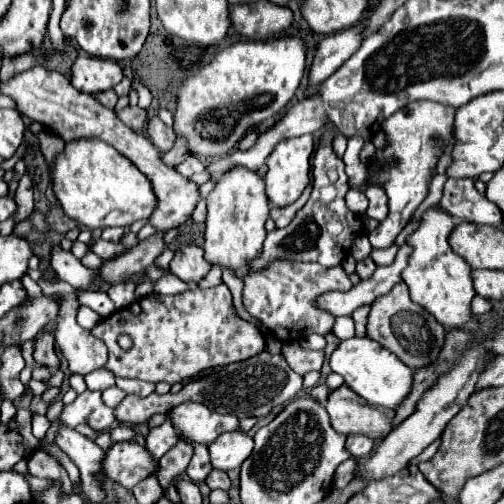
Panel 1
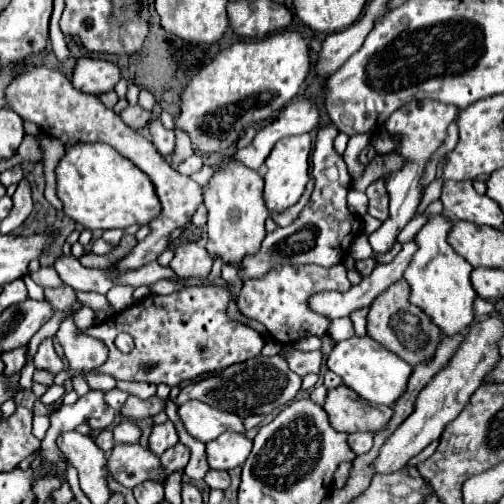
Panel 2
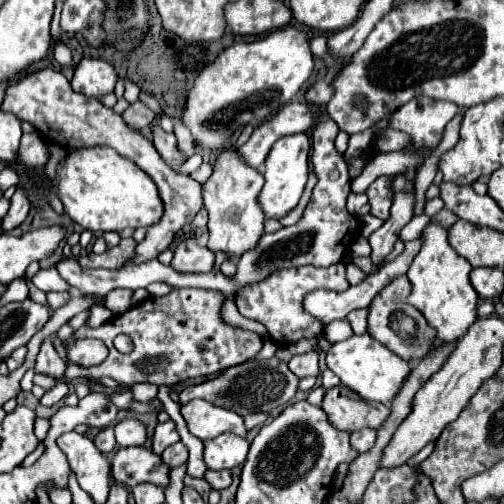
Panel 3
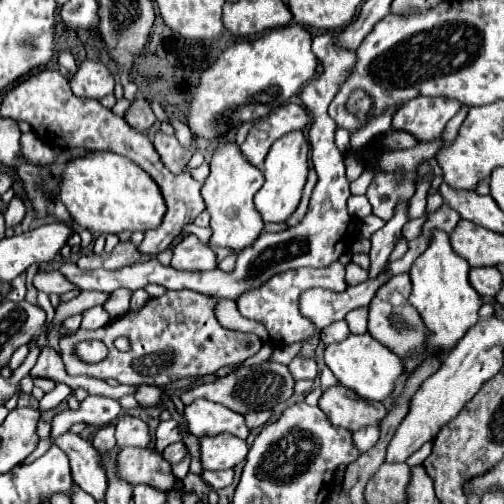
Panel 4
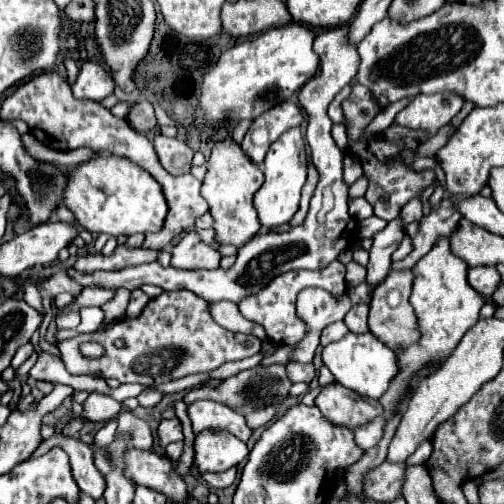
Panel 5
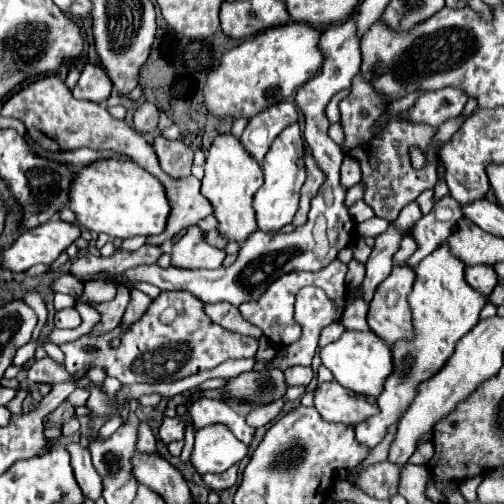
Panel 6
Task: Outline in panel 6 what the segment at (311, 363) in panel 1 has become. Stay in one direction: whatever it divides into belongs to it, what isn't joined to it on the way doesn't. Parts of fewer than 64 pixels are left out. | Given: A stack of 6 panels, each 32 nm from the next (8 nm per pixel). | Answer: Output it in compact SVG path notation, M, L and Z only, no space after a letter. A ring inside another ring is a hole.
M292 366L292 368L288 368L284 374L286 374L288 386L298 386L298 384L308 386L310 380L314 378L314 372L312 372L310 366Z

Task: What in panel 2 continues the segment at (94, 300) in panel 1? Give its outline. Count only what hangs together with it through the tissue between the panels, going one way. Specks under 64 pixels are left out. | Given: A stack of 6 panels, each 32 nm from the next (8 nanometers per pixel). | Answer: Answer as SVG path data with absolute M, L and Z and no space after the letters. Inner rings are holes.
M76 291L76 297L81 301L83 305L90 307L93 310L111 310L111 305L109 304L105 295L98 293L86 293L81 291Z

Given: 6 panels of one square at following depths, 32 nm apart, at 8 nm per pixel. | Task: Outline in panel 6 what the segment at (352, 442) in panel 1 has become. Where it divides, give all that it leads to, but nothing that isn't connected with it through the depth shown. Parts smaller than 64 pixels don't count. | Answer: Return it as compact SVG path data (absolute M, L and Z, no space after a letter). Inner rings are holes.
M446 242L440 244L430 256L420 260L420 264L414 268L416 280L414 290L408 296L408 302L412 308L416 338L410 342L402 340L392 348L394 372L386 380L384 392L378 396L380 412L356 426L356 440L362 446L372 448L384 438L388 426L400 420L400 416L416 396L418 384L436 374L446 364L446 360L452 356L456 348L456 342L480 320L478 314L488 300L480 292L470 288L470 284L464 280L464 270L466 266L462 264L462 260L450 254Z

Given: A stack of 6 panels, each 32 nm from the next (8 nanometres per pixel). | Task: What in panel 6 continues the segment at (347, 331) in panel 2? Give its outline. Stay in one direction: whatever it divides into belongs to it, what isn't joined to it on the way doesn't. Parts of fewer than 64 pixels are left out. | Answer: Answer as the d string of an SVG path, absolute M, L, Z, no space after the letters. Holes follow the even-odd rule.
M334 322L334 324L326 326L326 328L322 330L322 336L320 336L320 348L324 348L326 344L338 340L344 332L346 332L346 328L342 326L342 322Z

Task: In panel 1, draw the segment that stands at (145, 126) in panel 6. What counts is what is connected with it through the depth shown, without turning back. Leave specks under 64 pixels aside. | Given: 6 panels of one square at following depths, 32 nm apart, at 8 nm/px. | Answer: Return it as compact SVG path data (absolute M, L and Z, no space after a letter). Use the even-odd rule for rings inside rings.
M128 106L128 108L124 108L124 110L116 110L116 116L118 116L128 128L132 128L132 130L136 130L136 132L142 130L142 126L144 126L144 122L146 122L146 118L148 118L146 110L142 110L140 106Z

